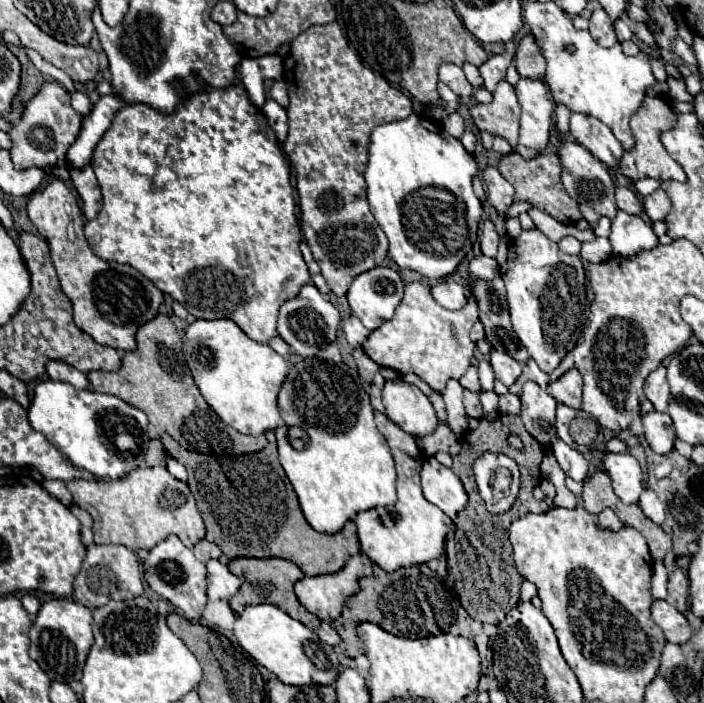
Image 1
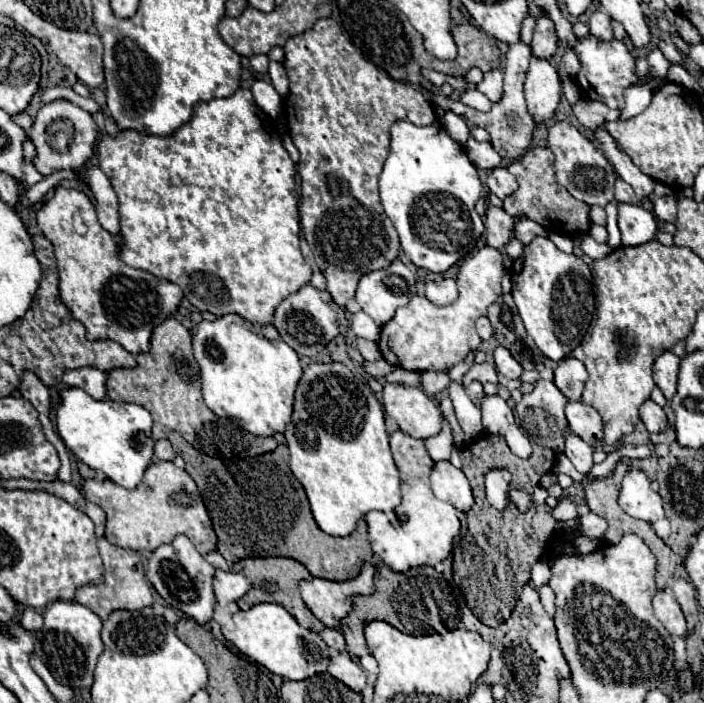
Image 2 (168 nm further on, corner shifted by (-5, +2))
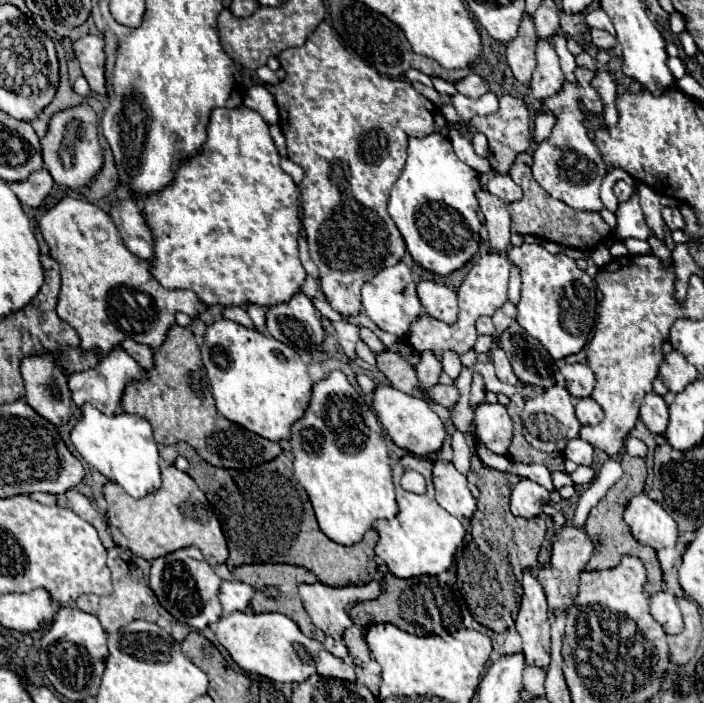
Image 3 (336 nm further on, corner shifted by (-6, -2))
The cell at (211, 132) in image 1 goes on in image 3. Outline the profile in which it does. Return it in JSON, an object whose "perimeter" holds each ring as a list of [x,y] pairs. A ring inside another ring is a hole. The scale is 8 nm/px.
{"perimeter":[[[215,108],[207,126],[203,152],[177,170],[171,186],[143,200],[143,214],[155,238],[153,276],[163,288],[193,290],[207,306],[241,306],[255,302],[263,308],[291,300],[305,282],[299,262],[297,236],[301,230],[299,190],[279,166],[279,154],[269,134],[269,124],[253,110]]]}

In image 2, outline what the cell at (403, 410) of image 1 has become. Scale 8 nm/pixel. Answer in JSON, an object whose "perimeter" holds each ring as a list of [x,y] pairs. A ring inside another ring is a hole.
{"perimeter":[[[384,384],[384,412],[396,420],[398,428],[412,438],[436,436],[442,428],[438,406],[420,388],[406,384]]]}

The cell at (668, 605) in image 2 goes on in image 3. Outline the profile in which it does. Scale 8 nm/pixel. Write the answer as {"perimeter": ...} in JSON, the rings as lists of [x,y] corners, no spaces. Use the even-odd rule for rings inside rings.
{"perimeter":[[[661,590],[649,598],[649,604],[651,604],[651,616],[663,626],[667,634],[679,634],[683,630],[681,610],[673,594]]]}

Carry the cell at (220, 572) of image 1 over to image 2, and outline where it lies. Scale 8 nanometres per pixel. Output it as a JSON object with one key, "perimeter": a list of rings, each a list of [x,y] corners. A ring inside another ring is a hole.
{"perimeter":[[[216,570],[214,574],[214,594],[218,604],[228,604],[228,602],[236,602],[240,600],[246,592],[250,590],[250,582],[246,580],[244,574],[238,572],[224,572],[224,570]]]}

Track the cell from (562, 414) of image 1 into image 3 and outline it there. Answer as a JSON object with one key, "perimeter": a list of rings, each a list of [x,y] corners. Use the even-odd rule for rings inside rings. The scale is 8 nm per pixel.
{"perimeter":[[[579,398],[575,404],[575,412],[581,424],[595,426],[603,420],[603,408],[593,398]]]}

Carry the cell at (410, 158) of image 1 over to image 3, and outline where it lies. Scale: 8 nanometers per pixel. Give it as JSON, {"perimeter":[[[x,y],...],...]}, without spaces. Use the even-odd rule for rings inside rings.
{"perimeter":[[[429,134],[409,140],[405,168],[391,190],[389,214],[417,264],[447,276],[475,256],[481,228],[475,198],[475,190],[479,188],[479,174],[457,158],[447,136]]]}

